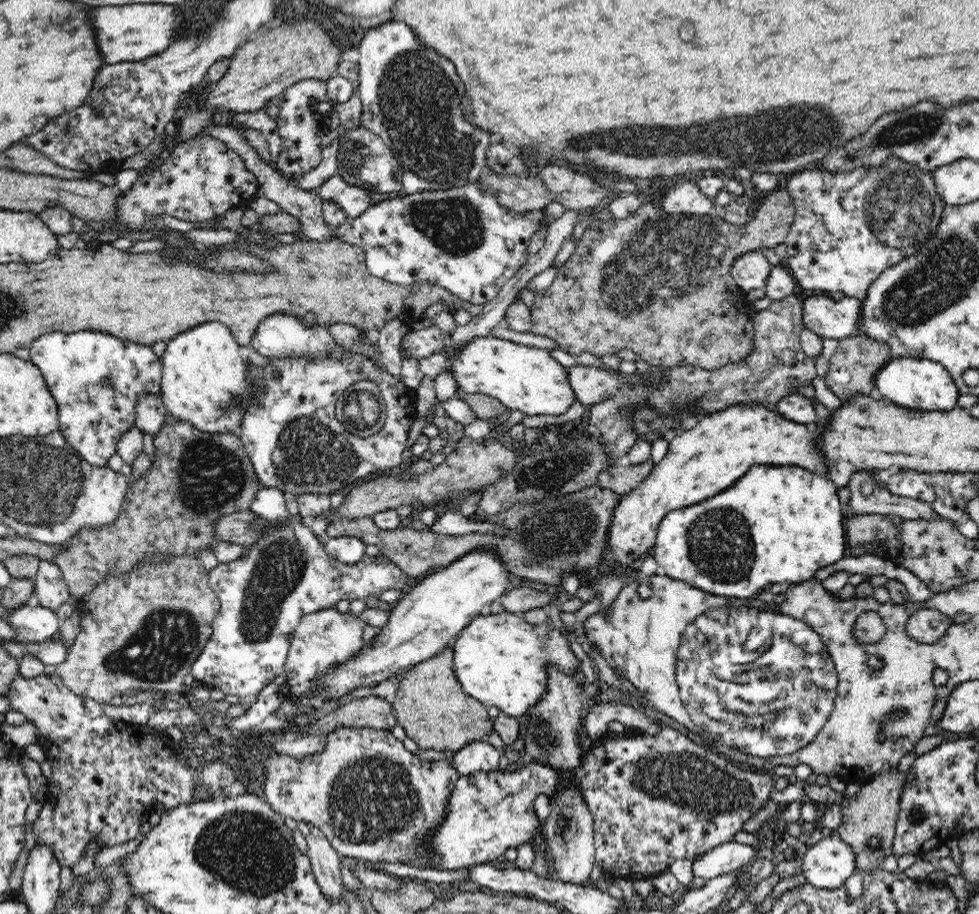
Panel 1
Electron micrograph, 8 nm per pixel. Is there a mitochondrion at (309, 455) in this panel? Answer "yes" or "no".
yes

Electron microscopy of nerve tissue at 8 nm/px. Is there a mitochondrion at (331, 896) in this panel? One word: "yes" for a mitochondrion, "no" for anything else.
no

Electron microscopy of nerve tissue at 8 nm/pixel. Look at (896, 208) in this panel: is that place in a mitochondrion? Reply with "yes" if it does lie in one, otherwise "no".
yes

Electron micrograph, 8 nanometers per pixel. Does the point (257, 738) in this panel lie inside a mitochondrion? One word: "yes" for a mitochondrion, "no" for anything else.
no

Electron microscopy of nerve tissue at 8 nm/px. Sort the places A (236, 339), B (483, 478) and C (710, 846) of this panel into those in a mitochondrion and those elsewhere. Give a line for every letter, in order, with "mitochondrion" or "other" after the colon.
A: other
B: other
C: other

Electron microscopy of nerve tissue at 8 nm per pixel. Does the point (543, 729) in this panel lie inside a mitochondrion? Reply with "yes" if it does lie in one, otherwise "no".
yes

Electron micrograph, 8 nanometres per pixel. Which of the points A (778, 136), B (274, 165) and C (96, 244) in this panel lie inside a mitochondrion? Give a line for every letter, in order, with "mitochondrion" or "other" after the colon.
A: mitochondrion
B: other
C: other

